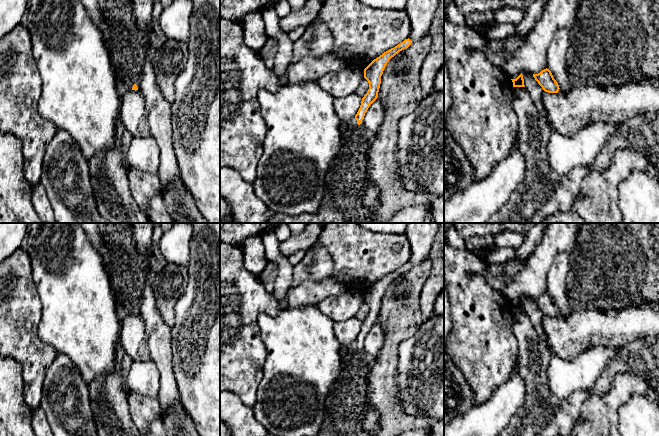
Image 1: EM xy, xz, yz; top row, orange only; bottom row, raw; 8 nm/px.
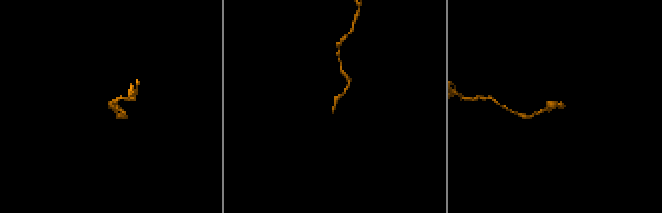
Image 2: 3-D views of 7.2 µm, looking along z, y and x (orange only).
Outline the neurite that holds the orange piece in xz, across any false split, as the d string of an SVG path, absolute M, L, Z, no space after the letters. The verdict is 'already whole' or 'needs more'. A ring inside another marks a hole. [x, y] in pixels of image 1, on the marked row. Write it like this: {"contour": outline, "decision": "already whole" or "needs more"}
{"contour": "M408 38L403 42L384 52L374 59L365 69L364 78L369 83L369 89L361 101L357 114L349 121L341 125L341 144L336 157L333 159L330 169L324 179L324 195L319 209L315 213L303 213L299 216L292 217L283 213L271 213L267 223L370 223L368 211L363 205L364 185L368 181L368 150L371 143L371 132L364 126L364 116L370 105L377 99L381 84L381 76L389 60L400 51L408 48L412 41Z", "decision": "needs more"}

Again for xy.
{"contour": "M98 0L99 8L107 31L103 35L110 40L112 47L110 59L116 73L116 81L121 91L140 90L140 82L144 64L144 49L142 35L147 36L146 30L141 29L136 21L132 0Z", "decision": "needs more"}

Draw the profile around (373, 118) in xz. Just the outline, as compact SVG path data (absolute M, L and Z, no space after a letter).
M376 99L368 108L364 116L364 126L374 135L380 128L384 119L384 108Z

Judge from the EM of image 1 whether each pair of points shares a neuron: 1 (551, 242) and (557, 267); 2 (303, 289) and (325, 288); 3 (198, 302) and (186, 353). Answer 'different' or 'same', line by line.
1: different
2: same
3: same

